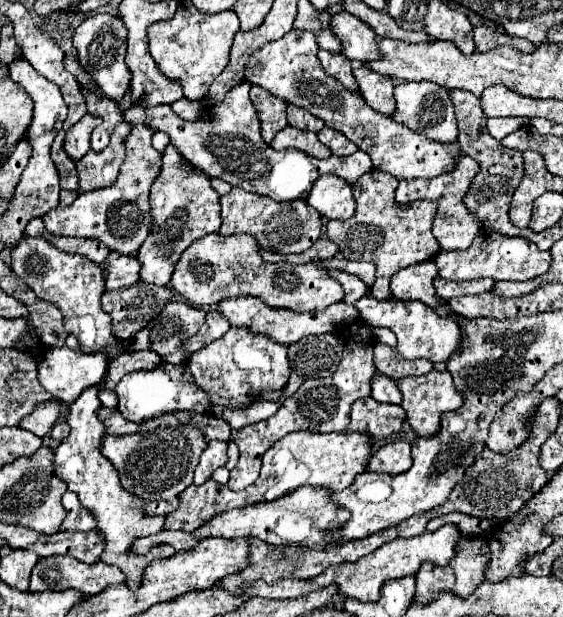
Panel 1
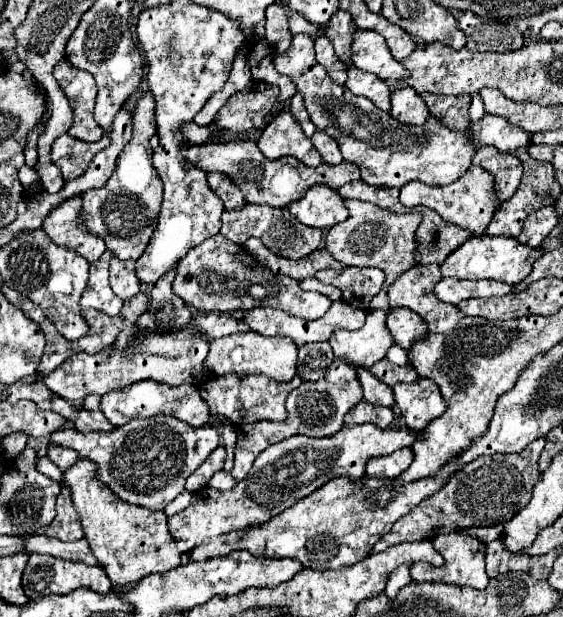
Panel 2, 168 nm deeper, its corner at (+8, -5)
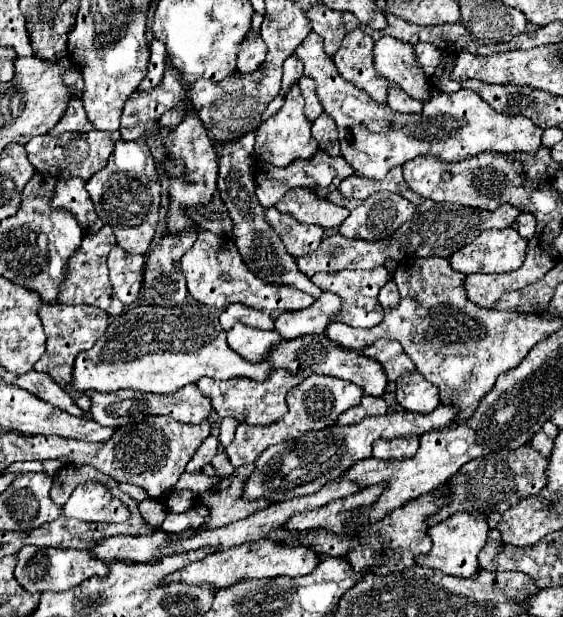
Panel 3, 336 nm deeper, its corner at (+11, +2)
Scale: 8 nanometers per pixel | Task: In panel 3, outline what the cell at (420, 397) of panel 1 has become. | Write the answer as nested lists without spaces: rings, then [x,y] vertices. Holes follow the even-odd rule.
[[[406,372],[396,382],[396,400],[404,410],[428,414],[440,404],[438,388],[430,384],[420,372]]]

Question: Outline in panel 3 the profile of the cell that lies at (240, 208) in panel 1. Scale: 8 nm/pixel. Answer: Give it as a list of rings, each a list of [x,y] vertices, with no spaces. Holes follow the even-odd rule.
[[[276,208],[266,210],[266,220],[280,234],[286,246],[286,252],[296,258],[302,258],[308,252],[316,250],[318,244],[322,242],[324,228],[316,228],[314,224],[312,226],[300,224],[298,220],[294,220],[292,216],[286,216],[284,212],[278,212]]]

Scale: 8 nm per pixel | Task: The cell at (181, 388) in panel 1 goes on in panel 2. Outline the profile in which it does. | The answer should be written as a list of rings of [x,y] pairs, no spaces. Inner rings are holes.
[[[151,379],[131,383],[123,389],[109,391],[107,395],[101,397],[101,411],[105,413],[109,423],[115,425],[115,427],[121,427],[121,425],[125,425],[133,419],[145,419],[145,417],[153,417],[153,415],[159,415],[159,413],[173,415],[173,417],[181,419],[183,423],[187,423],[191,427],[201,427],[209,419],[209,407],[207,407],[205,399],[201,397],[197,385],[183,383],[183,385],[173,387],[173,385],[151,381]]]

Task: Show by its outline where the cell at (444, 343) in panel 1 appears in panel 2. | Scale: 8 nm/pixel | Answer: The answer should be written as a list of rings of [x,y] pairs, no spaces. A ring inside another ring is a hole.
[[[397,307],[387,313],[387,329],[395,345],[405,349],[407,353],[419,339],[427,337],[427,323],[417,313],[405,307]]]

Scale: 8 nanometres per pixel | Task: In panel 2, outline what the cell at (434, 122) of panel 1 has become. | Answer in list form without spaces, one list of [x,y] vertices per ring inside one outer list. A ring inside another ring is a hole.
[[[403,87],[403,89],[393,91],[391,105],[393,105],[391,107],[391,117],[397,119],[399,123],[421,127],[429,119],[429,109],[427,109],[425,101],[411,87]]]

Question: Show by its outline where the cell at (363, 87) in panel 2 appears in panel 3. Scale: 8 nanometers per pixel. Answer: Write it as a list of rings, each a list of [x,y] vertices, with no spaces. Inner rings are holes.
[[[356,28],[346,34],[340,50],[334,54],[336,68],[346,80],[368,92],[374,100],[386,102],[390,82],[376,72],[372,50],[374,50],[372,36]]]

